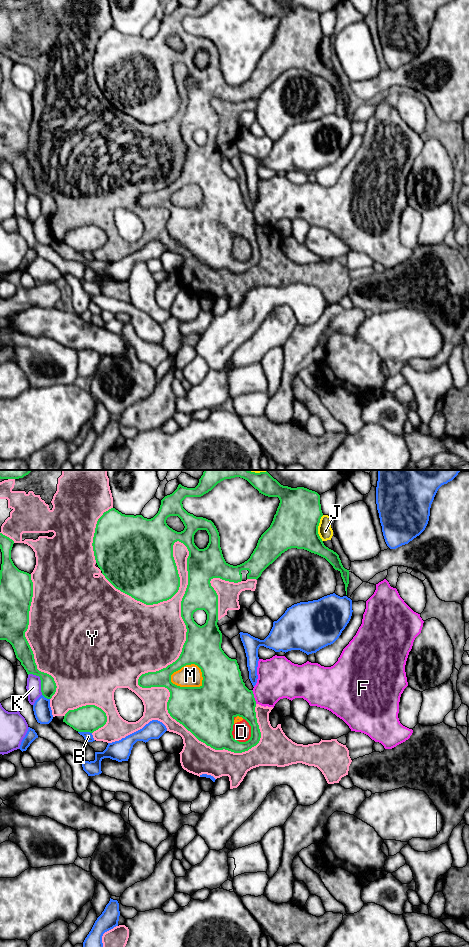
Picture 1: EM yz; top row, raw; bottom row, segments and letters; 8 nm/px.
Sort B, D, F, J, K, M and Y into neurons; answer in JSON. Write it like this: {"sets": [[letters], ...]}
{"sets": [["B"], ["D", "M", "Y"], ["F"], ["J"], ["K"]]}

